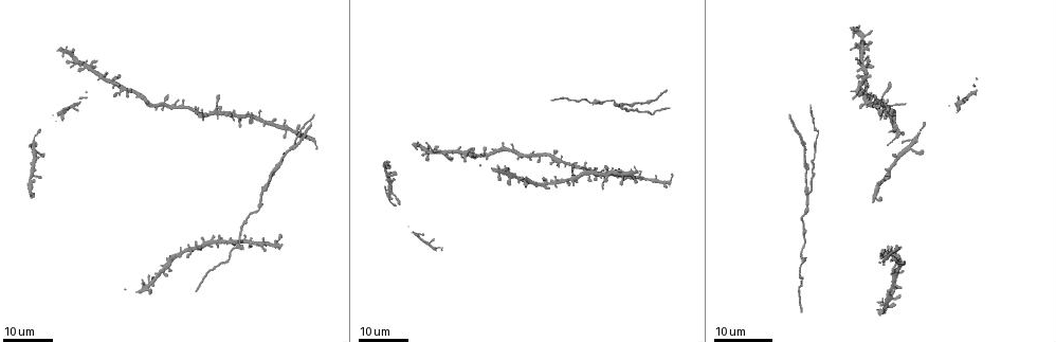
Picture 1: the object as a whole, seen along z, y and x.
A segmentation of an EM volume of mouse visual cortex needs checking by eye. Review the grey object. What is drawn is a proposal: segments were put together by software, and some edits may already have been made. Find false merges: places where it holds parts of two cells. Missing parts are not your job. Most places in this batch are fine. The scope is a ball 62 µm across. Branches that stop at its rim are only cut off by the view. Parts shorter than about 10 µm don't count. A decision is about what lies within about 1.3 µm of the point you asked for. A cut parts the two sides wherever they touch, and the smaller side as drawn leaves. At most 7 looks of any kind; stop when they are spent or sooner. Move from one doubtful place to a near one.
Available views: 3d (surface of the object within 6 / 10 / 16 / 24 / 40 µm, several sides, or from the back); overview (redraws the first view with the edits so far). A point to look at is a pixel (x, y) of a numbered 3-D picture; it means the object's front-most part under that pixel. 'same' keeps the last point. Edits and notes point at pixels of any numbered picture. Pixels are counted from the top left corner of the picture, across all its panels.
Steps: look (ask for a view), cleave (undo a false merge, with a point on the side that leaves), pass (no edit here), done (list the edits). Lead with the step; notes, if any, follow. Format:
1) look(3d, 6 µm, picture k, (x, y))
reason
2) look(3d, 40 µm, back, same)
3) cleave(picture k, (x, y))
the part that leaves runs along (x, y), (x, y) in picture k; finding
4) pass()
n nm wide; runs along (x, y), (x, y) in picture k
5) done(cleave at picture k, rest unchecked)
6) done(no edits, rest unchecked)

look(3d, 24 µm, picture 1, (590, 104))
a fork

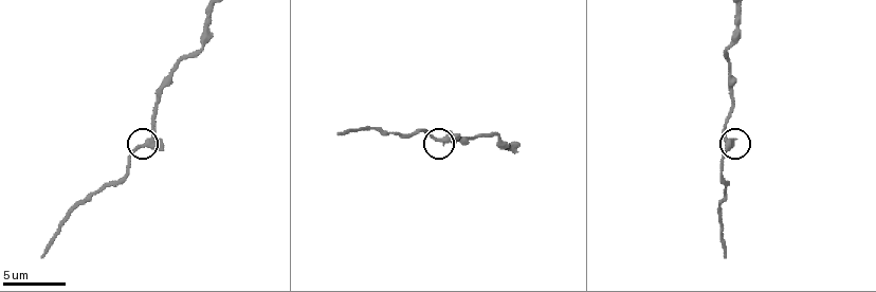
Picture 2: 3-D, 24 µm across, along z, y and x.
look(3d, 10 µm, picture 2, (146, 143))

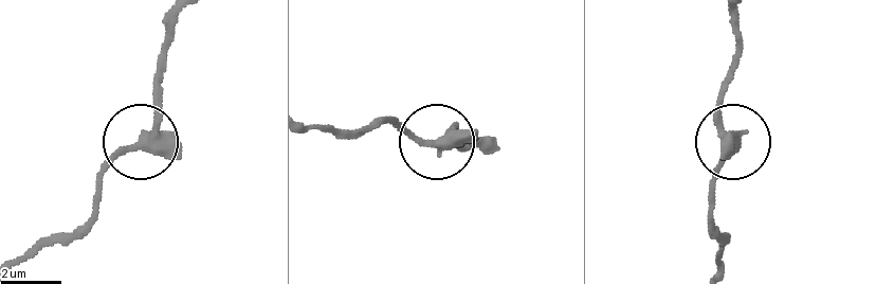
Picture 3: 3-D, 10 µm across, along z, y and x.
pass()
300 nm wide; all the same cell

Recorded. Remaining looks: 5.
look(3d, 24 µm, picture 1, (591, 173))
looks like a crossing

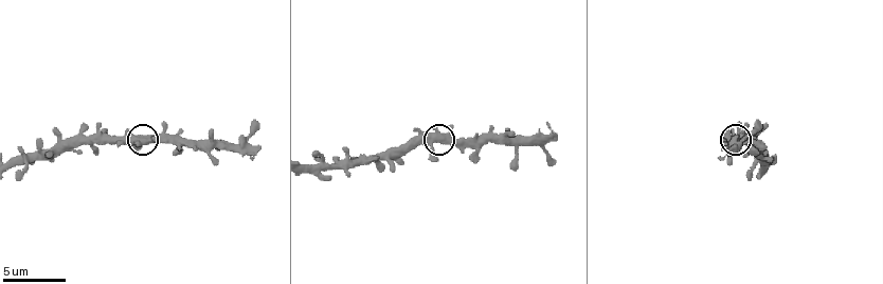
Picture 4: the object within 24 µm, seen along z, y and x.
look(3d, 10 µm, picture 4, (435, 141))

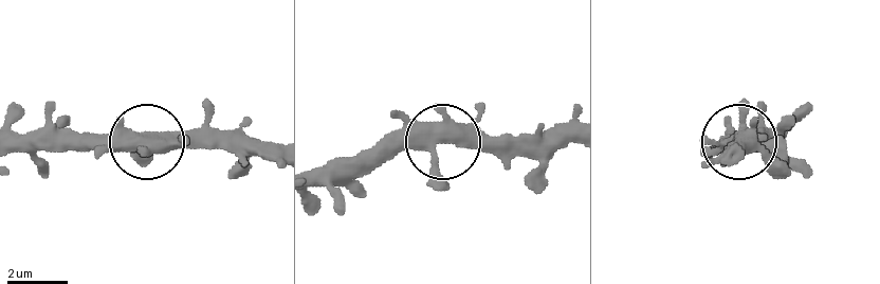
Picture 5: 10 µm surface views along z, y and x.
pass()
all the same cell

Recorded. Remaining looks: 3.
done(no edits, rest unchecked)

